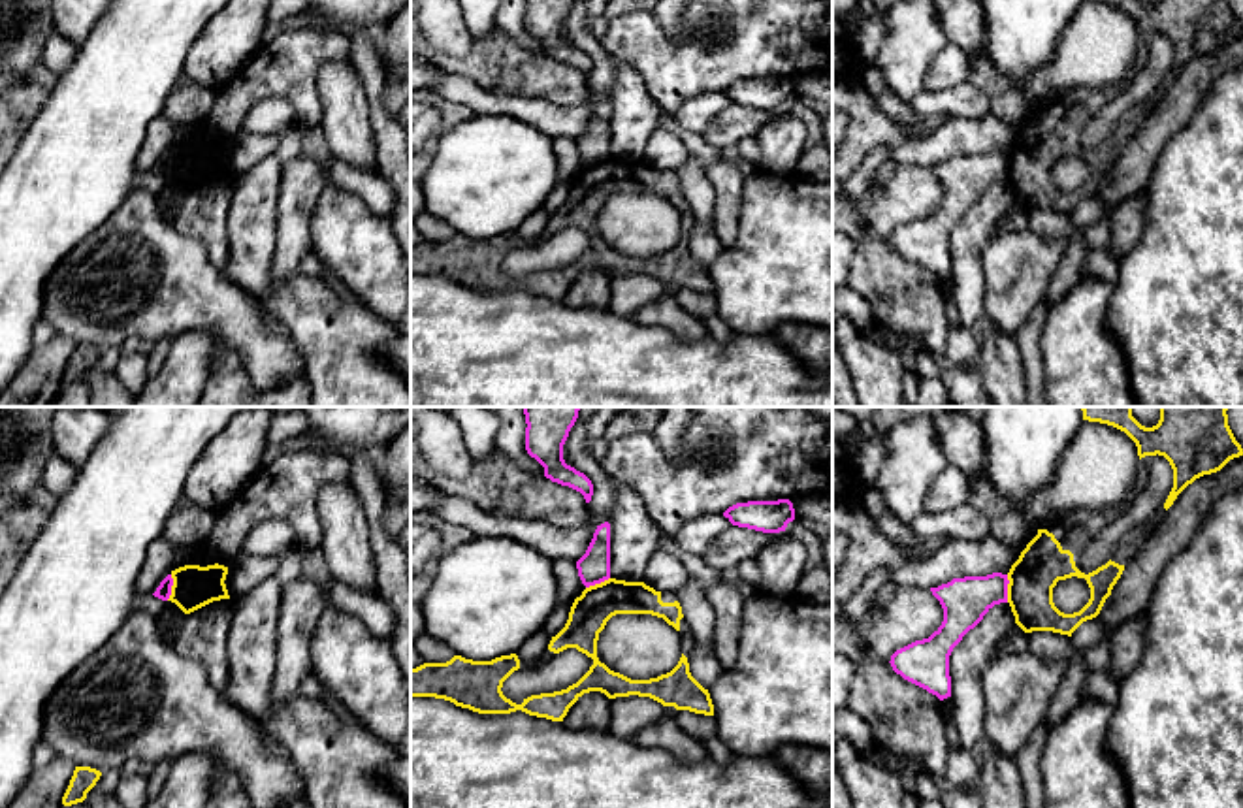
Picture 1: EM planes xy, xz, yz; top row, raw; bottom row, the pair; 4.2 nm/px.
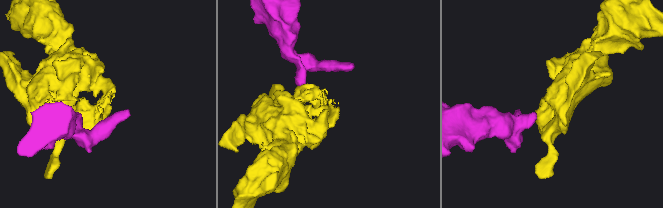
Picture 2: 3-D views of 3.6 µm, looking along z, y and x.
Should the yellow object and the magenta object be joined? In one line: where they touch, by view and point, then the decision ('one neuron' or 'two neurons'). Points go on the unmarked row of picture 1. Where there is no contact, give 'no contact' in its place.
meets yellow in yz at (1008, 166); two neurons

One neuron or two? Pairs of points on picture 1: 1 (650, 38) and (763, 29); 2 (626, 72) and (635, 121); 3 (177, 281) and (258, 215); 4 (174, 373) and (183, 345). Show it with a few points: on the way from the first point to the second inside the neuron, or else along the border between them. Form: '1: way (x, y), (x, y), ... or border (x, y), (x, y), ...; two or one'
1: way (678, 57), (712, 57), (735, 46); one
2: way (629, 83), (633, 110); one
3: border (223, 272), (257, 300); two
4: way (181, 366), (183, 353); one

